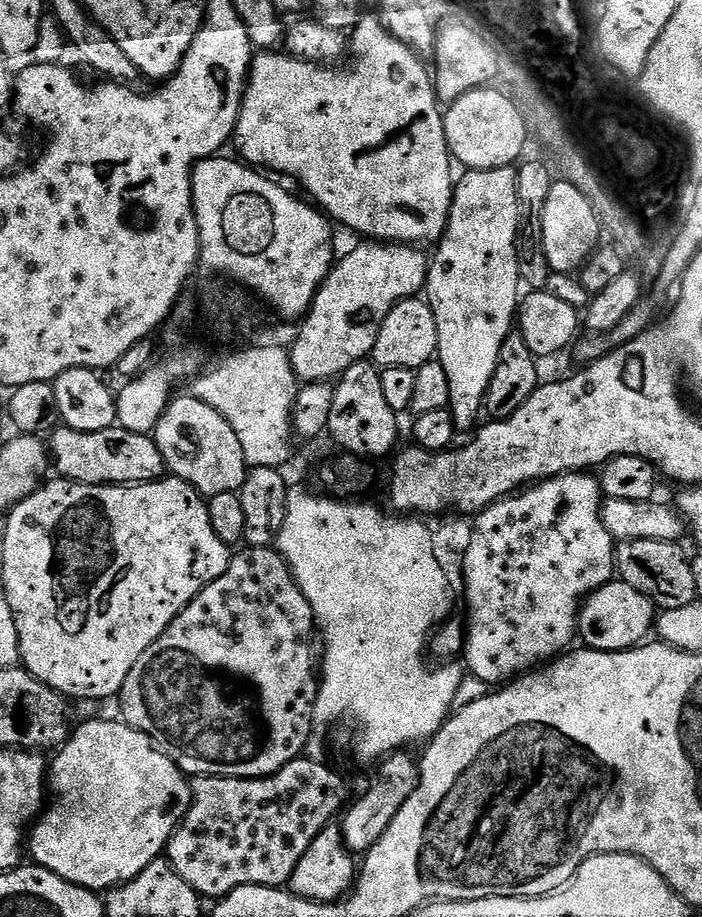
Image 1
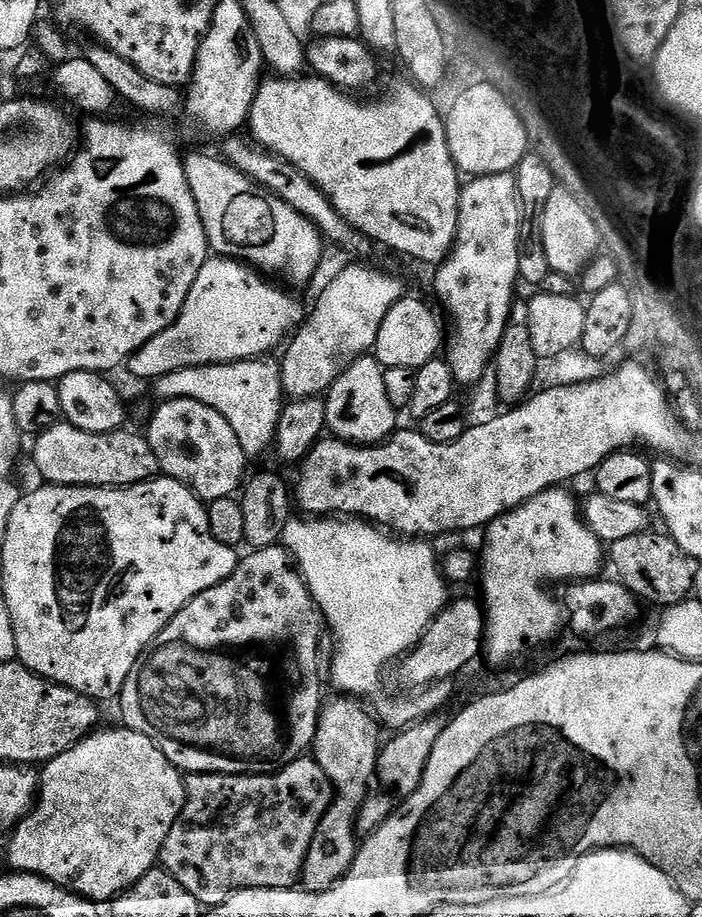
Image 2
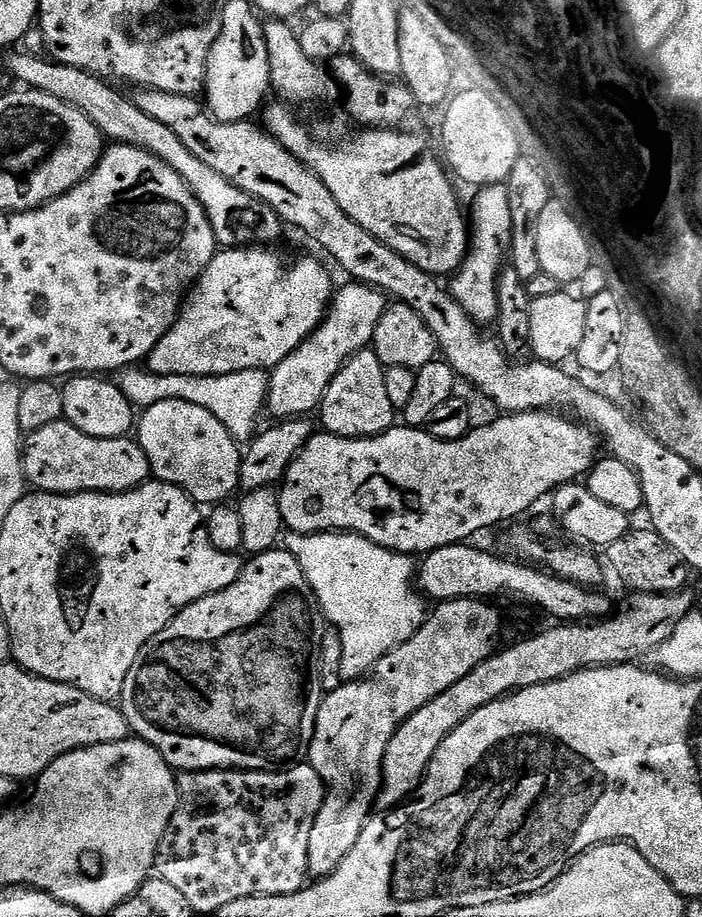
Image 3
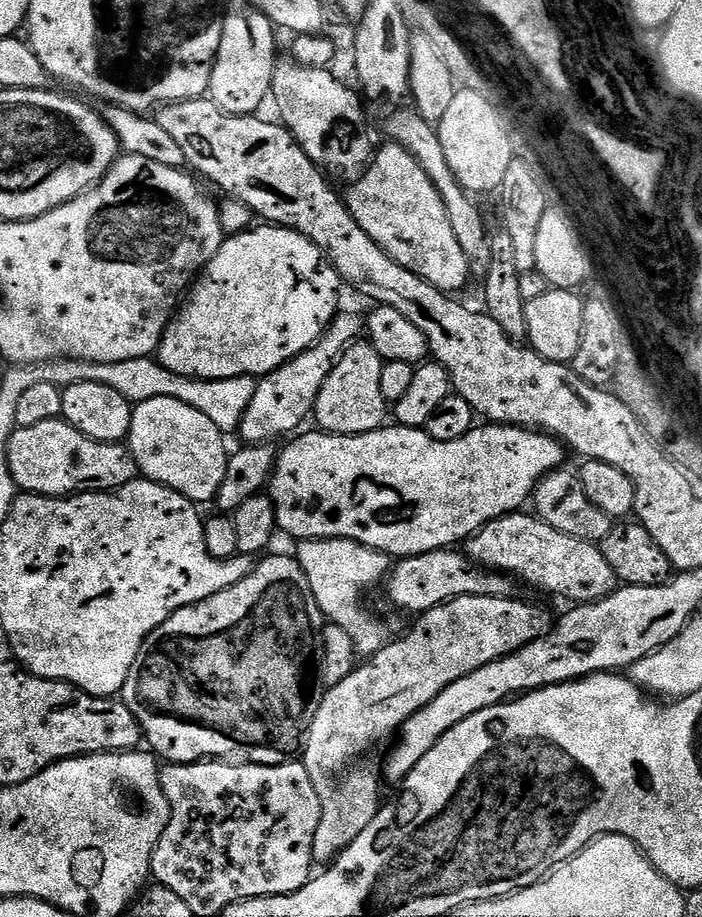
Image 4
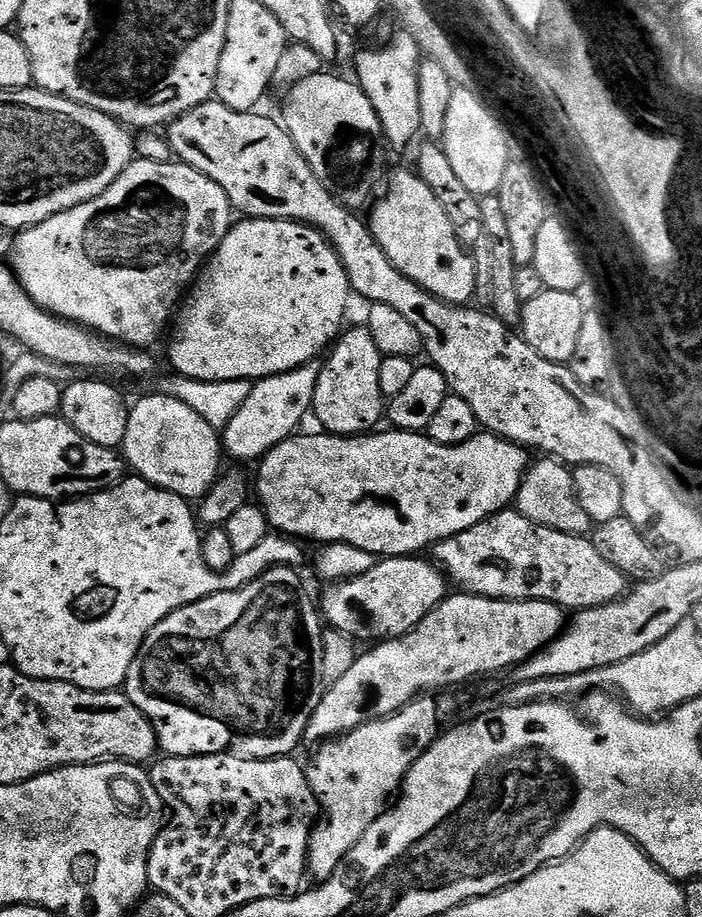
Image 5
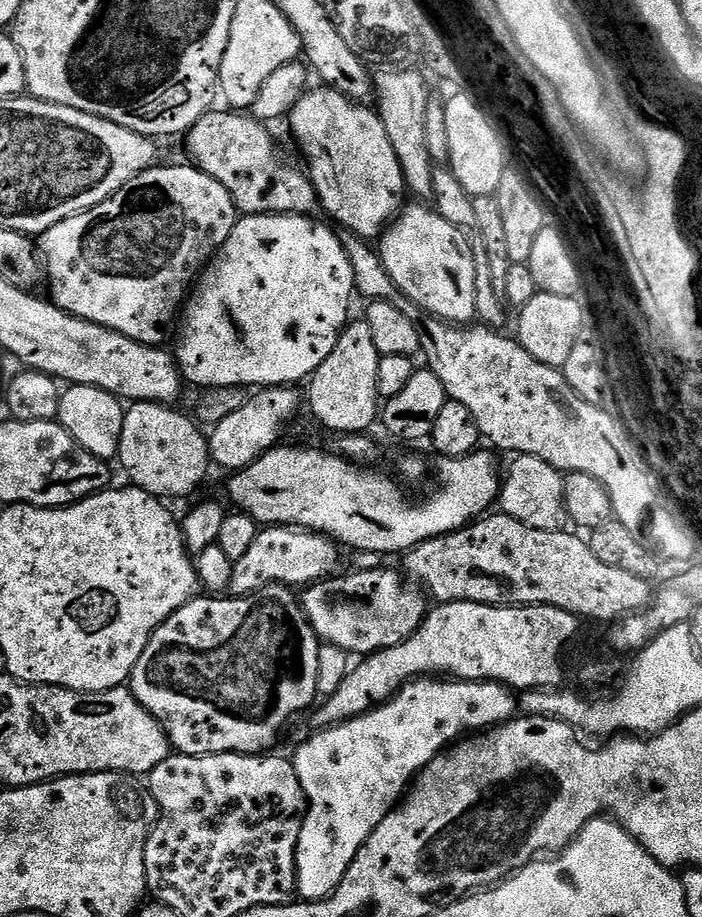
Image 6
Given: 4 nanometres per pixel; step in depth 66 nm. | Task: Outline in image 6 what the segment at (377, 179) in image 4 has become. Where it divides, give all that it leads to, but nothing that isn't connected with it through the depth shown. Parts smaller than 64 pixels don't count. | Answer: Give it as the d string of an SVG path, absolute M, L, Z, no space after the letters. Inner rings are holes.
M420 202L409 203L389 224L388 231L380 237L378 251L380 261L386 266L386 274L390 274L397 291L419 305L423 313L457 326L468 326L476 320L474 298L478 298L478 286L469 241L465 233L446 222L446 218L439 216L435 207L425 206Z

